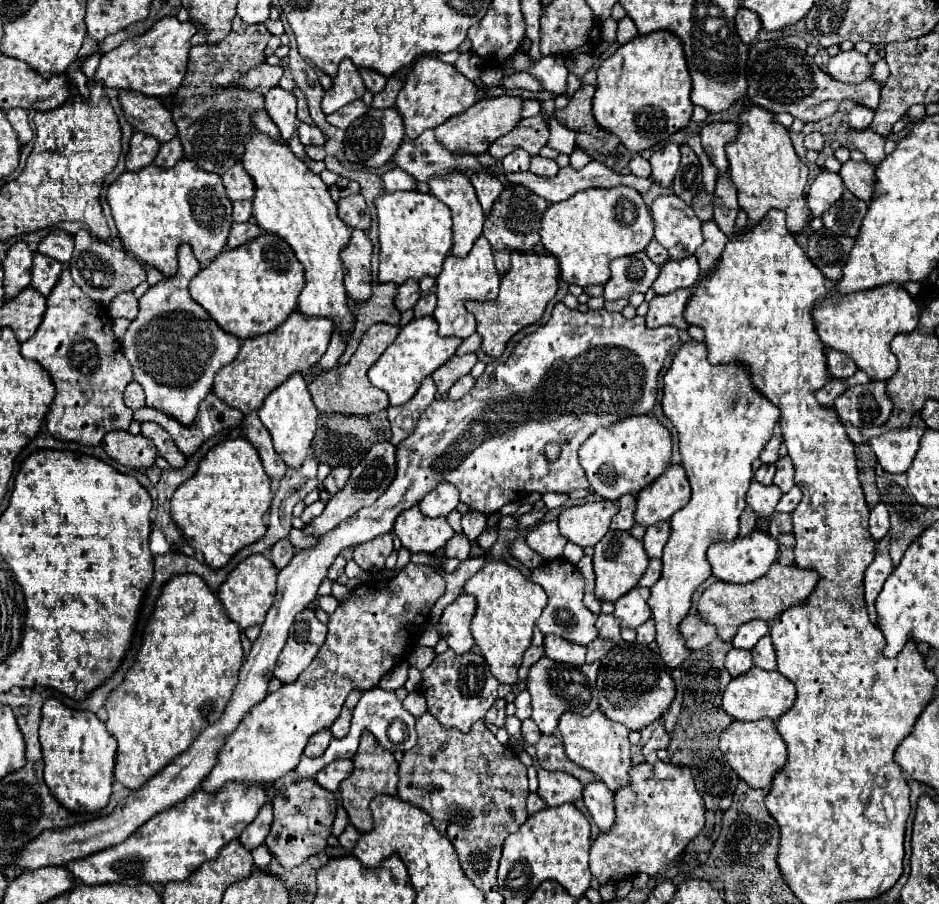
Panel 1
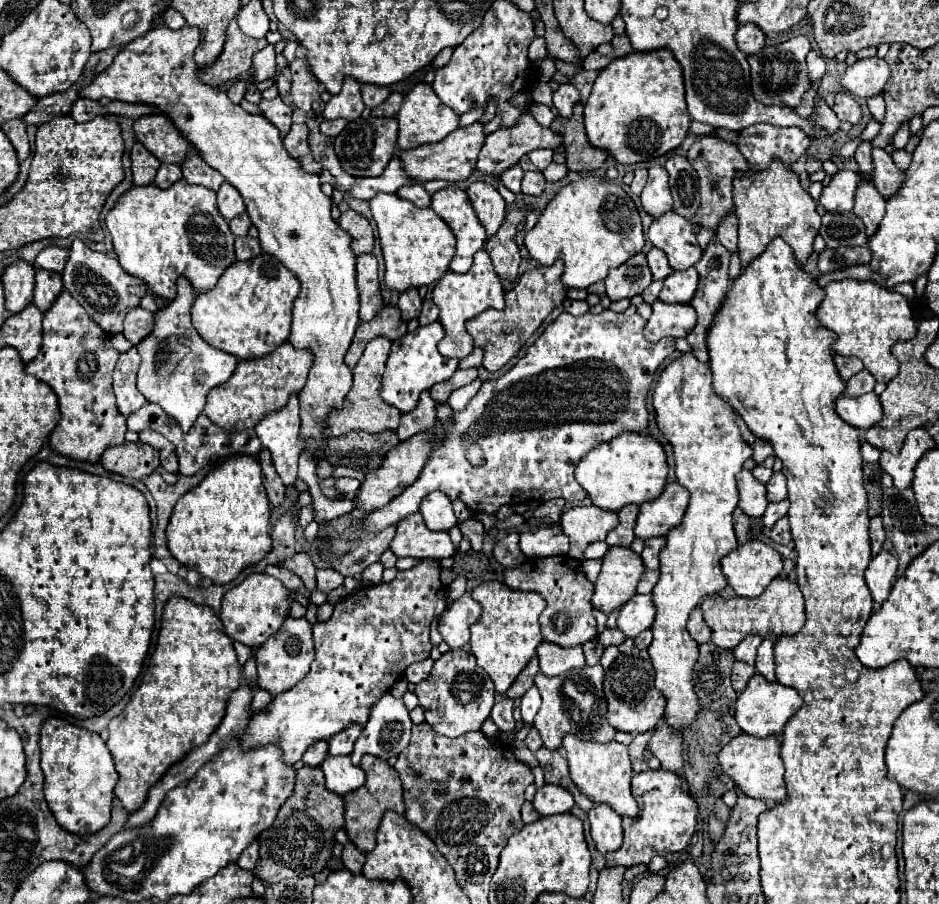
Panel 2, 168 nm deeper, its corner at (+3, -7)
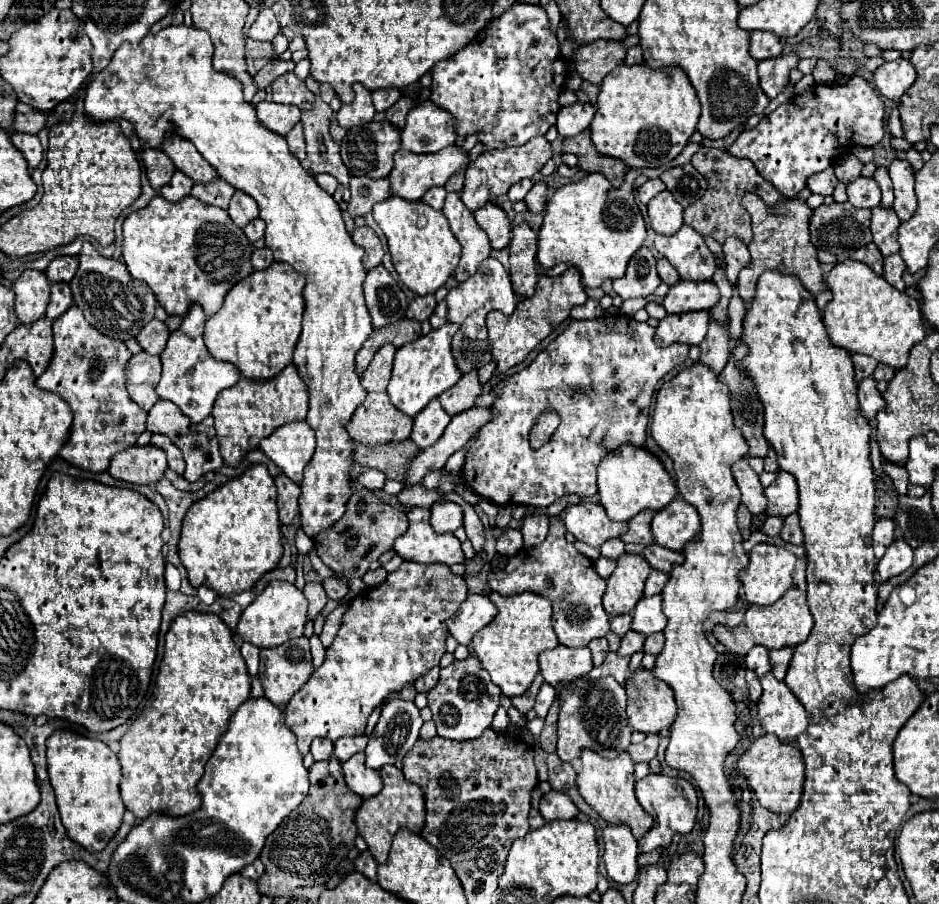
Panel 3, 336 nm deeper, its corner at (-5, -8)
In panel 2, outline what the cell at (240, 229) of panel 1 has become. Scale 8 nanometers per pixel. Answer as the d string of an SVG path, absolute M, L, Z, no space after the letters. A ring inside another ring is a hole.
M237 237L235 241L235 253L237 253L237 259L239 261L249 261L257 255L261 255L261 245L259 245L259 239L253 239L253 237Z

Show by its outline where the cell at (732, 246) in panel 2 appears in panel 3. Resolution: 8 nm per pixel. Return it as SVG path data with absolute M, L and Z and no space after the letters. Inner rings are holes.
M729 238L723 242L723 254L725 254L725 262L727 262L727 280L731 284L735 284L739 270L749 264L747 244L743 240Z

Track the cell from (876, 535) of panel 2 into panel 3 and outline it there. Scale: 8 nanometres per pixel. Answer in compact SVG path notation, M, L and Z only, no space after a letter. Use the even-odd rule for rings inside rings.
M891 518L877 520L875 530L873 530L873 550L875 550L877 560L885 554L887 546L893 542L893 534L895 534L895 522Z

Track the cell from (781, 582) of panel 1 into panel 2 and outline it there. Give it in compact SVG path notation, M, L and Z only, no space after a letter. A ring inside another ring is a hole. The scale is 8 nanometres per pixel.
M777 577L759 597L753 597L753 599L707 597L703 601L703 617L713 631L711 641L723 649L735 649L741 643L741 639L745 639L751 633L759 635L763 639L799 633L805 623L805 599L803 599L803 593L799 591L797 583Z

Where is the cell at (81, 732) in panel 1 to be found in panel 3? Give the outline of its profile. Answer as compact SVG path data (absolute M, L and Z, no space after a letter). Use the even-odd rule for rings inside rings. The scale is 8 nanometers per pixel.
M57 730L47 740L47 770L69 838L89 852L103 850L119 830L125 812L119 796L123 772L117 754L97 738L87 738L71 730Z

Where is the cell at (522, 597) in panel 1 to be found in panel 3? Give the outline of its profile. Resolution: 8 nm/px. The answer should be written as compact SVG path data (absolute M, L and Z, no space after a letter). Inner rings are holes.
M491 592L491 602L497 606L497 616L473 636L473 654L479 658L481 666L491 674L491 680L501 688L505 696L523 694L539 672L537 656L543 650L555 648L557 636L551 628L551 600L533 592L503 596Z

